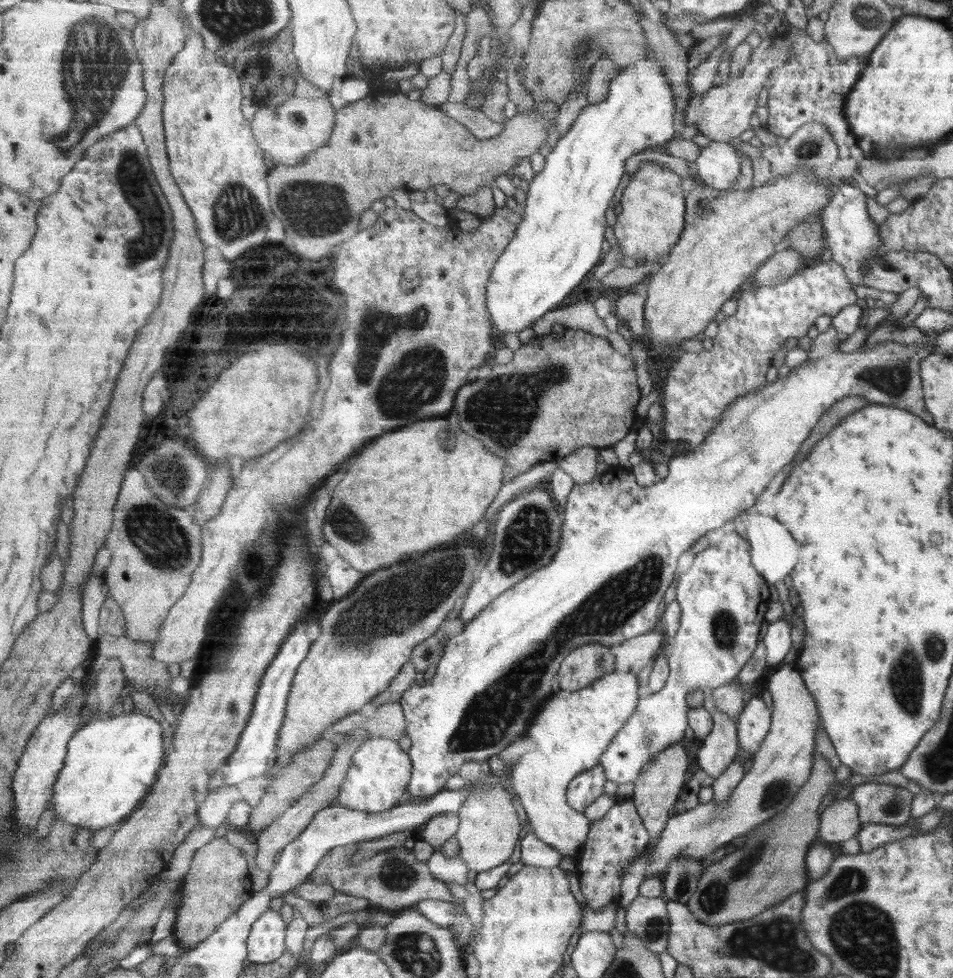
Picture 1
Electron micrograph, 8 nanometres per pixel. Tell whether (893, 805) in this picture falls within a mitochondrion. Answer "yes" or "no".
yes

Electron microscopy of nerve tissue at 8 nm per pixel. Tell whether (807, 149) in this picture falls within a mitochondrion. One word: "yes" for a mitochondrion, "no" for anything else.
yes

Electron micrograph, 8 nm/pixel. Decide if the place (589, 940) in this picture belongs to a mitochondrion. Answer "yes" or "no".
no

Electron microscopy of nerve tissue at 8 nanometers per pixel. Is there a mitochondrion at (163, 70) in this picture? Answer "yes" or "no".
no

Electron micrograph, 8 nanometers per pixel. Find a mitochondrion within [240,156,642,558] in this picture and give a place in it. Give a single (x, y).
(416, 381)

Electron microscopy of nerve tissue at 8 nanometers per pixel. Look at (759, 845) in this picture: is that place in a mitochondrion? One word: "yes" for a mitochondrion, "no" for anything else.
yes

